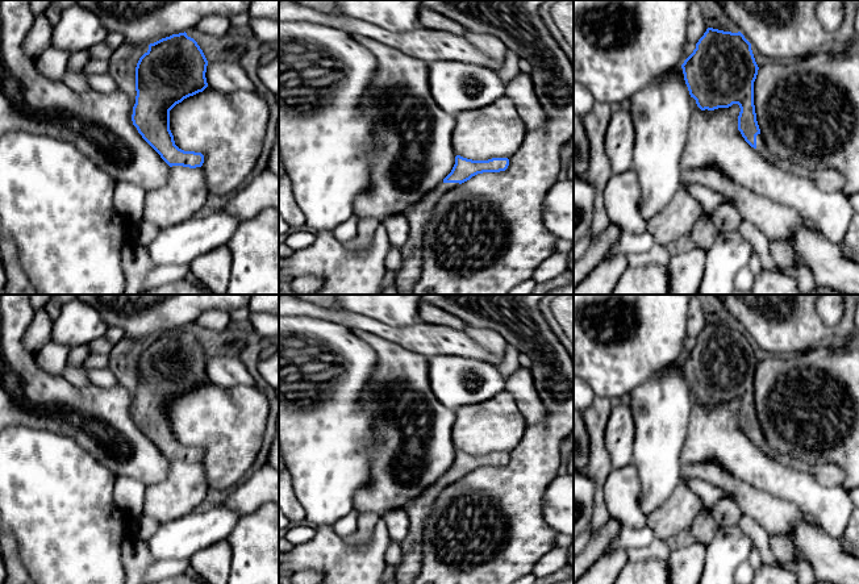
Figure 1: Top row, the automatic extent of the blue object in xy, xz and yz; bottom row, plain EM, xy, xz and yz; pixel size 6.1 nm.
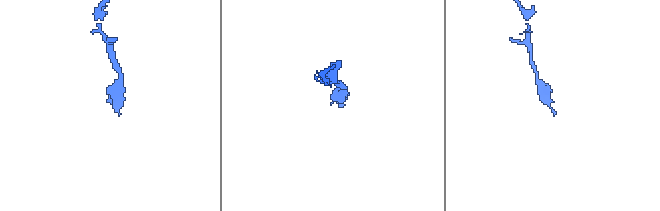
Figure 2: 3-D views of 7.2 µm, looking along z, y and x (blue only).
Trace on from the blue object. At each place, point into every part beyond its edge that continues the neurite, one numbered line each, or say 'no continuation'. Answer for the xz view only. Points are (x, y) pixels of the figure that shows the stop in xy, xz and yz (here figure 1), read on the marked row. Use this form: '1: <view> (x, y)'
1: xz (418, 215)

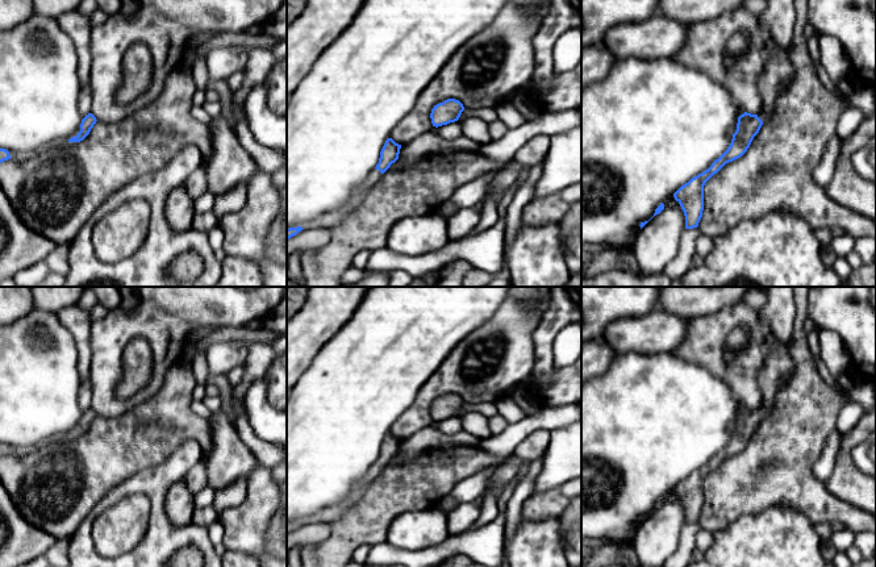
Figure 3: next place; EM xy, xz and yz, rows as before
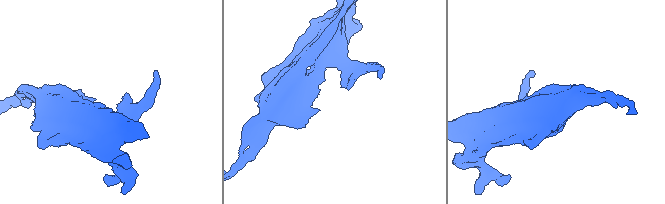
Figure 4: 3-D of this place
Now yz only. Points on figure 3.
1: yz (779, 71)

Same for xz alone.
1: xz (374, 175)

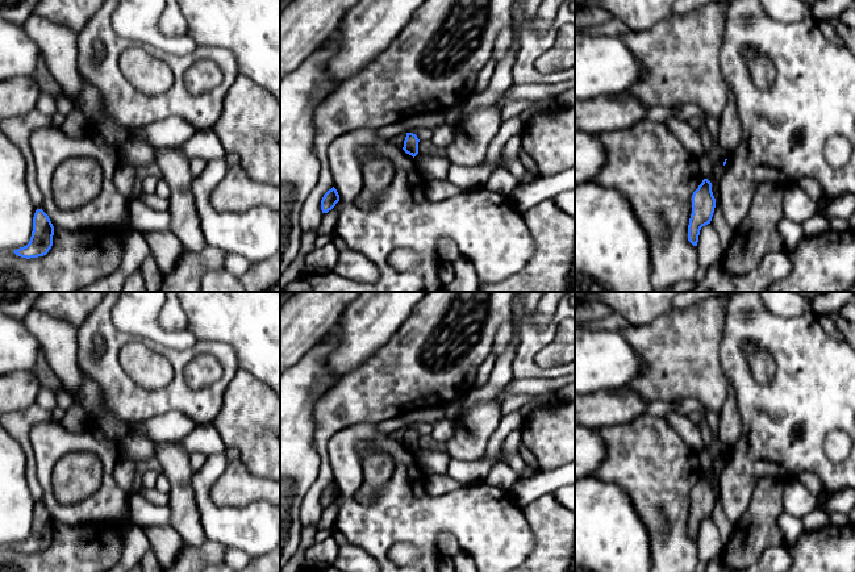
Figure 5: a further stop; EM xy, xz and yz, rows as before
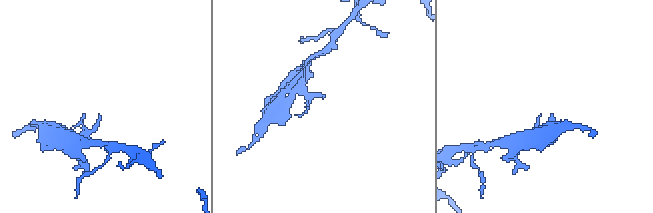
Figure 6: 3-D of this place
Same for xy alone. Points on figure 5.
no continuation

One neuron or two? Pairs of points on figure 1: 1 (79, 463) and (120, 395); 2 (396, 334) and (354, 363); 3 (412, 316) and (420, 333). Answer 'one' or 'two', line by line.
1: two
2: two
3: two

